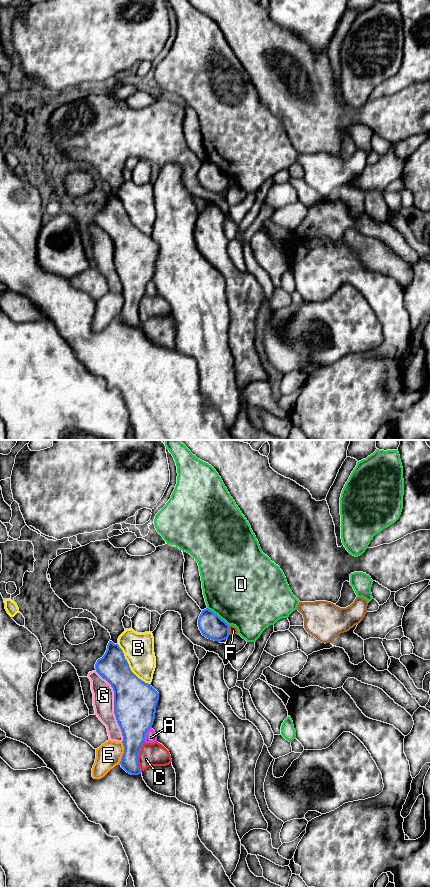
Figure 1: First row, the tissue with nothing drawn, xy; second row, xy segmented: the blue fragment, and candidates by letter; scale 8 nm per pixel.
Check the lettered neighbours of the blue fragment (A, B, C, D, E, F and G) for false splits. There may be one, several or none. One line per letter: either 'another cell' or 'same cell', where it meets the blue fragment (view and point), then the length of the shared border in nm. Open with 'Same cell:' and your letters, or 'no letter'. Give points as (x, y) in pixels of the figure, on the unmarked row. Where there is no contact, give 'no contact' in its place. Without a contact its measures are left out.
Same cell: no letter
A: another cell | xy (145, 287) | 140 nm
B: another cell | xy (128, 218) | 420 nm
C: another cell | xy (138, 308) | 240 nm
D: another cell | xy (217, 167) | 220 nm
E: another cell | xy (123, 305) | 180 nm
F: another cell | xy (228, 182) | 80 nm
G: another cell | xy (114, 258) | 600 nm

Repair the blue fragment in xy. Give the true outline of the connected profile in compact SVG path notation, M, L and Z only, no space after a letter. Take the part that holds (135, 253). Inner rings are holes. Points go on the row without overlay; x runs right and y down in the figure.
M109 193L107 202L95 216L96 224L105 231L114 243L114 266L123 288L124 305L120 317L131 327L142 325L138 309L145 295L146 285L152 280L159 245L151 238L139 231L130 221L124 205L118 196Z

